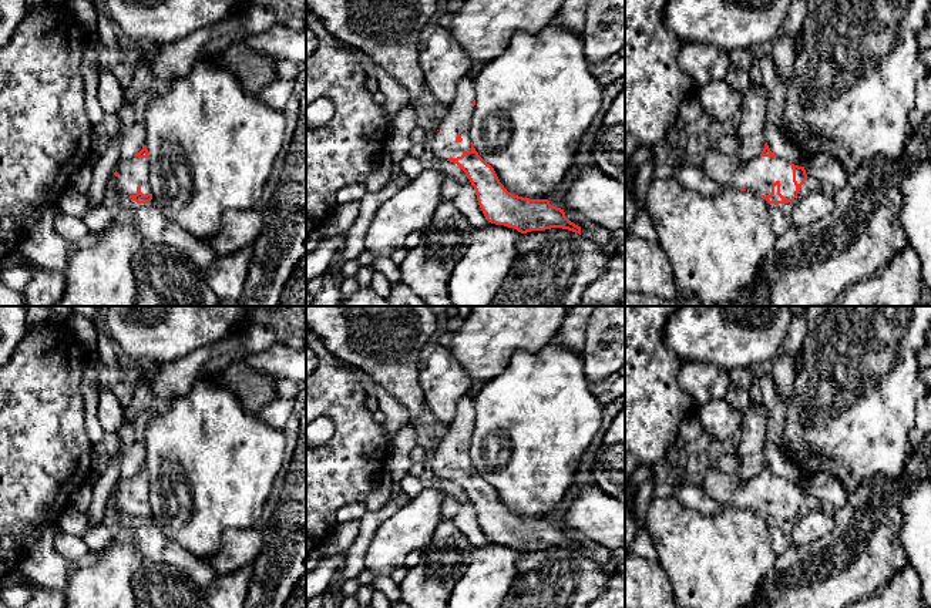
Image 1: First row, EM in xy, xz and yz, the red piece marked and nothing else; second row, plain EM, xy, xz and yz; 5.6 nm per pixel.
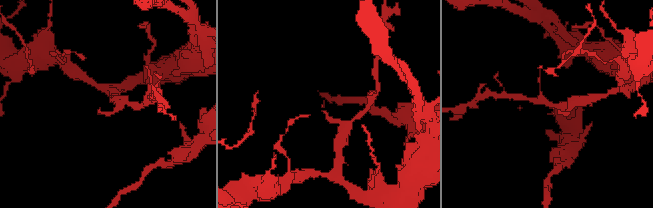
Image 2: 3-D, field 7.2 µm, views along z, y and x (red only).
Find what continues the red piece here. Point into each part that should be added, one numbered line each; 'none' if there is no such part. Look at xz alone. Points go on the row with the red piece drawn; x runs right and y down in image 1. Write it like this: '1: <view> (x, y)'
1: xz (456, 121)

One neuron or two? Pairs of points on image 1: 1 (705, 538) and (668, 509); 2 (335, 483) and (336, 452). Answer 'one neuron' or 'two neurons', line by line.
1: one neuron
2: one neuron

